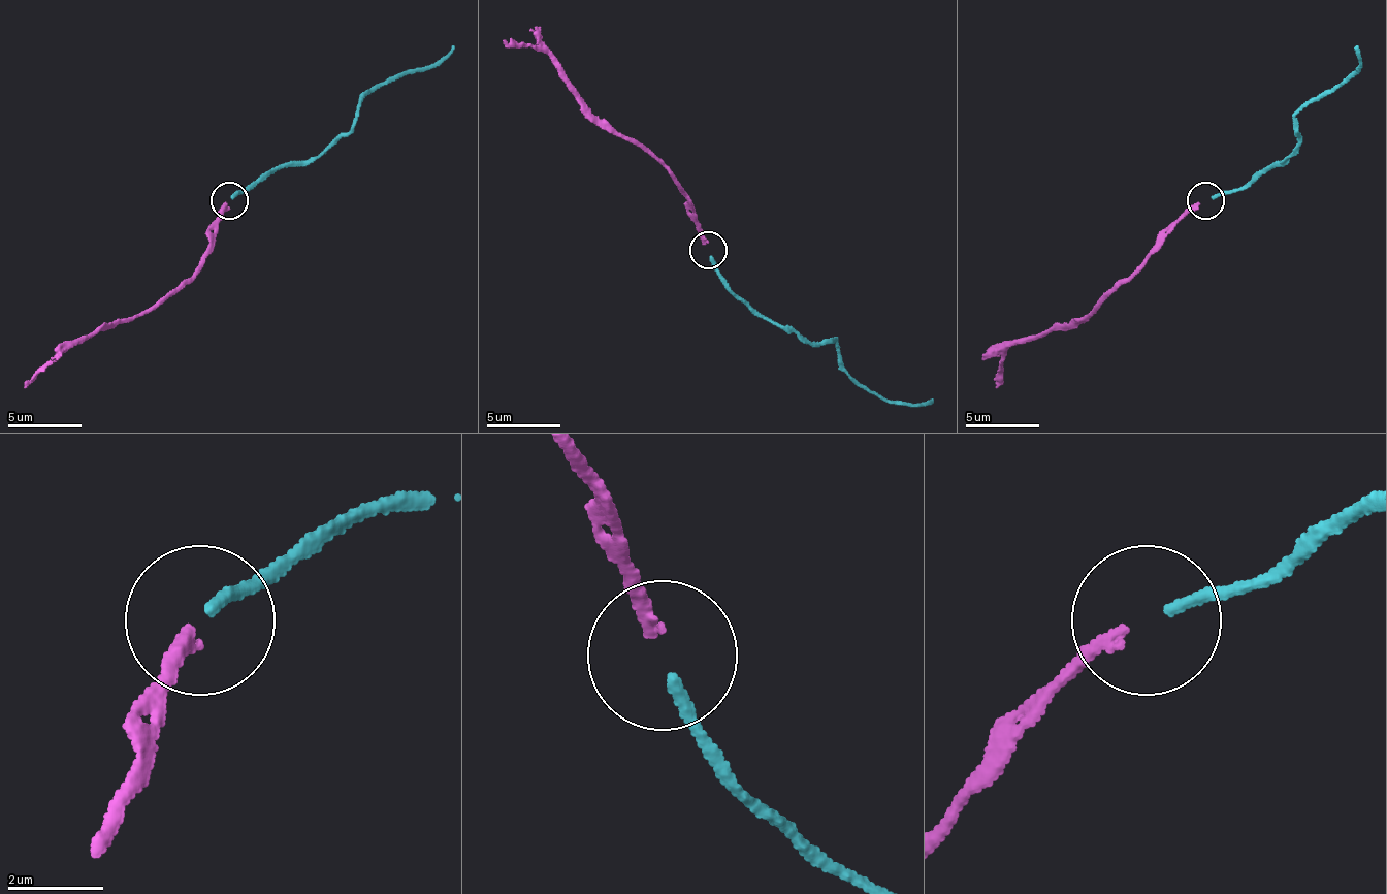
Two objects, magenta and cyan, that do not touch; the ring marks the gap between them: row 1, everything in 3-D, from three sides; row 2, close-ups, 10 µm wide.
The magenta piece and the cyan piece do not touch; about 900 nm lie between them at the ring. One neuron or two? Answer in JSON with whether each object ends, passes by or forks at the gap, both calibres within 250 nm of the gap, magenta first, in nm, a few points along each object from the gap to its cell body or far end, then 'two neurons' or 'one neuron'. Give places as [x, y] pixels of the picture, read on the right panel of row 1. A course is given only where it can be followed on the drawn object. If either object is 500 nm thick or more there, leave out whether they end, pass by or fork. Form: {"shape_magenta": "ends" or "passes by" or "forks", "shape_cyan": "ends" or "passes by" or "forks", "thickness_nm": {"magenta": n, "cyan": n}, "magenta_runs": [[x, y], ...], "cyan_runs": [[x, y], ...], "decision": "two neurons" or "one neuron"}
{"shape_magenta": "ends", "shape_cyan": "ends", "thickness_nm": {"magenta": 280, "cyan": 240}, "magenta_runs": [[1199, 200], [1154, 253], [1091, 316], [1021, 339], [1005, 353], [994, 386]], "cyan_runs": [[1210, 197], [1236, 193], [1262, 170], [1281, 163], [1295, 145], [1295, 115], [1359, 66], [1355, 44]], "decision": "one neuron"}

